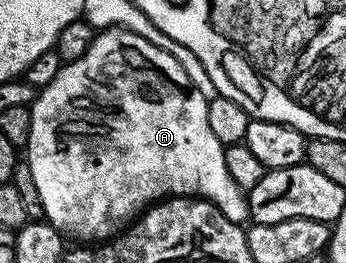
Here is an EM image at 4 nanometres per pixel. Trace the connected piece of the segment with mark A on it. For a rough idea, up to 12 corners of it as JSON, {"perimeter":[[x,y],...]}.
{"perimeter":[[97,30],[32,100],[43,218],[108,241],[169,197],[249,222],[173,52]]}

